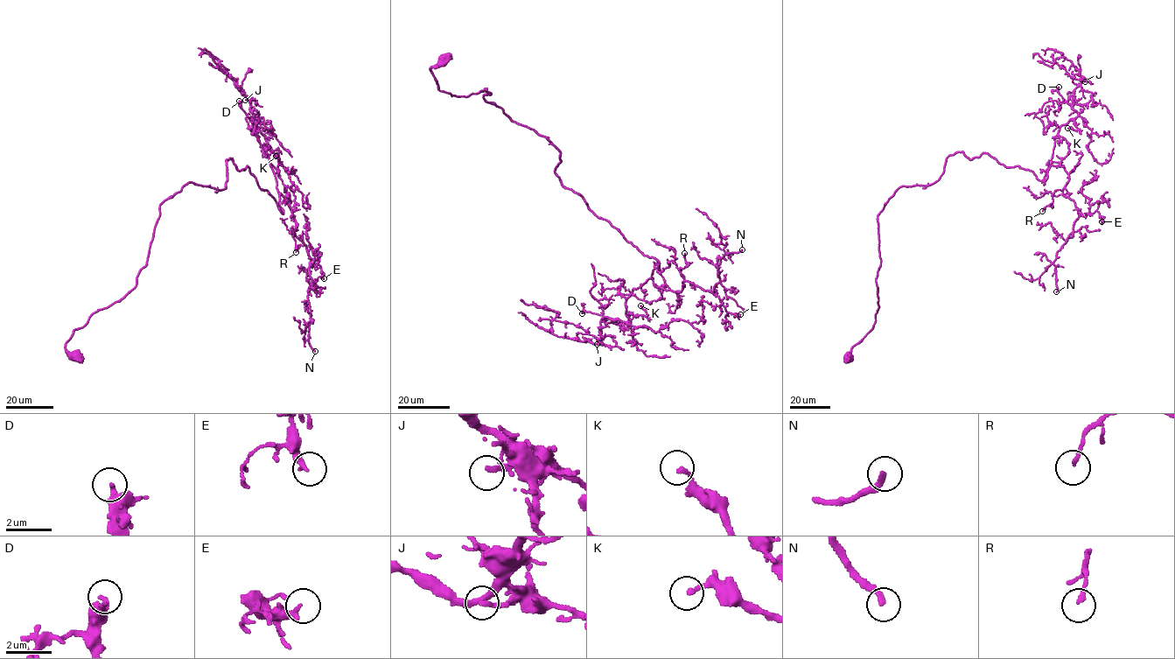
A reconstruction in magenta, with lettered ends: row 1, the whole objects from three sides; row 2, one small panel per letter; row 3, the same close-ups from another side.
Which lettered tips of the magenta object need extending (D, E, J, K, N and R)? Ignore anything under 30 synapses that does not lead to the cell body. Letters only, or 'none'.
D, N

